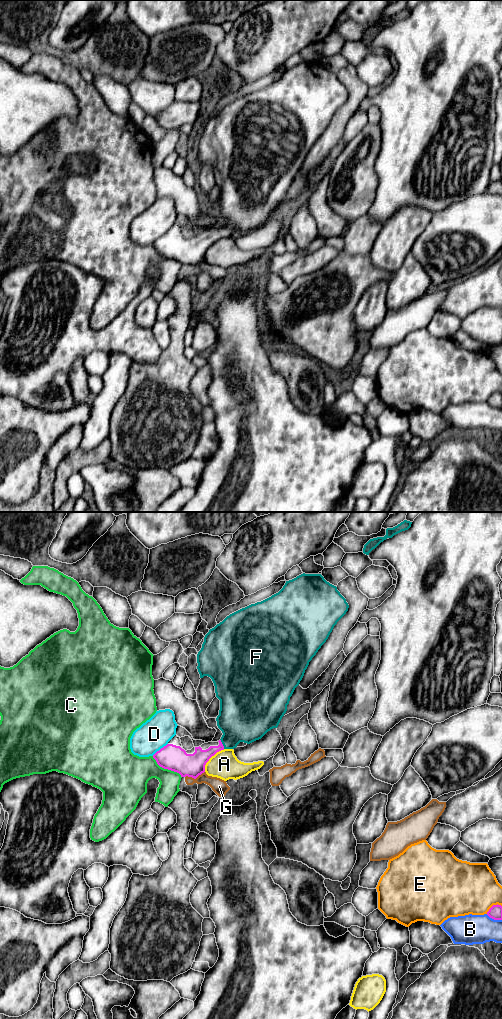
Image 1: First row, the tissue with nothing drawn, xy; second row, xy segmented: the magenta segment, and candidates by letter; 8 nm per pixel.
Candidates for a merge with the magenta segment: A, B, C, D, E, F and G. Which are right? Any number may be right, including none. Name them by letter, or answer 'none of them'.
F

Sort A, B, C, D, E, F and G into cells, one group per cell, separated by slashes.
A / B / C / D / E / F / G

